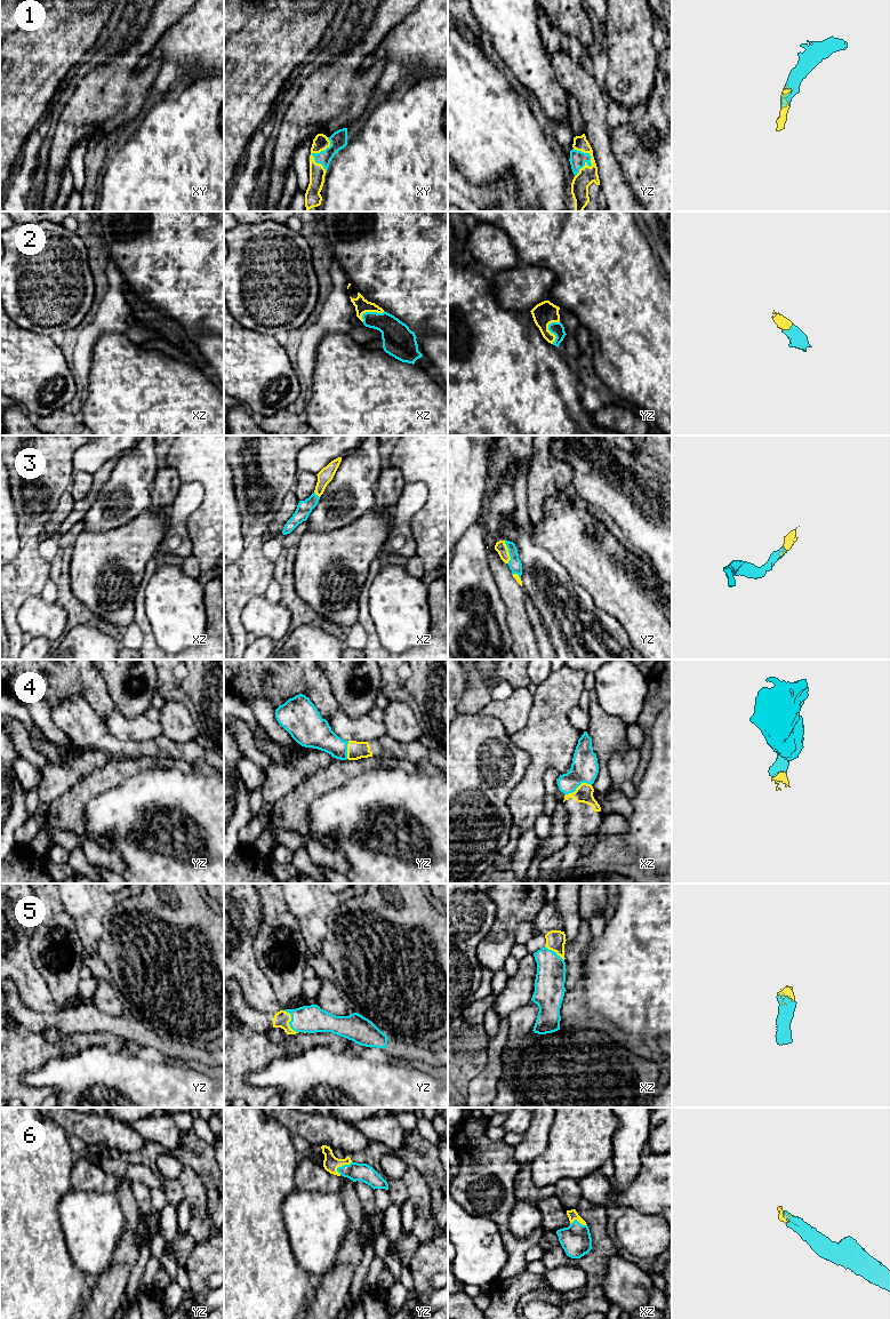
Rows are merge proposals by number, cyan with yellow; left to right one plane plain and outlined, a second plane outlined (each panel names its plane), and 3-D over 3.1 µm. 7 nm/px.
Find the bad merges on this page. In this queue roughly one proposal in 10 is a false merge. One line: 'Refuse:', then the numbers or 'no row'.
Refuse: no row

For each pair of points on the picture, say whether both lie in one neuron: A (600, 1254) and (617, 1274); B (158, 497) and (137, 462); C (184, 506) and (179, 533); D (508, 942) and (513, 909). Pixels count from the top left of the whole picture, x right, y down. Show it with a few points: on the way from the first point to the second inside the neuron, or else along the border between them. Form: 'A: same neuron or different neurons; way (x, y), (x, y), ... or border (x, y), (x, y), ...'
A: different neurons; border (616, 1253), (608, 1260), (602, 1289)
B: different neurons; border (159, 462), (149, 508)
C: same neuron; way (179, 513), (179, 526)
D: same neuron; way (511, 934), (511, 917)

